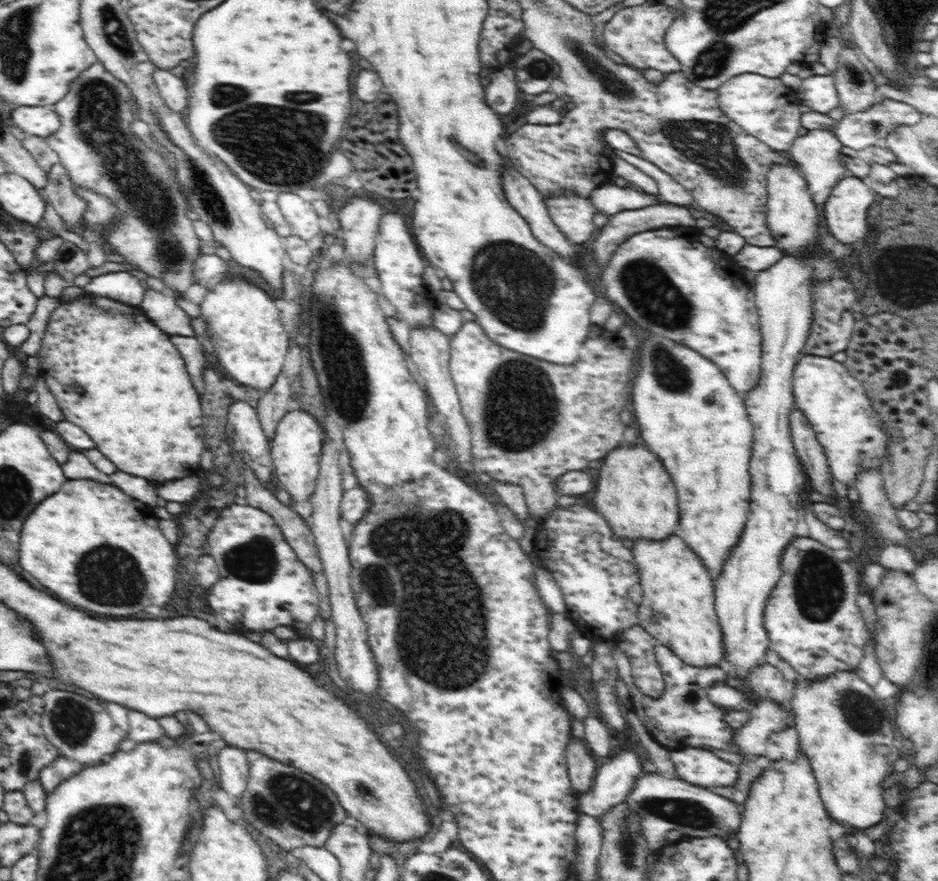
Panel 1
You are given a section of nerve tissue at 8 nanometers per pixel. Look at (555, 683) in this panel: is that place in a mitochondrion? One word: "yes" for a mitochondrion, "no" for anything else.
no

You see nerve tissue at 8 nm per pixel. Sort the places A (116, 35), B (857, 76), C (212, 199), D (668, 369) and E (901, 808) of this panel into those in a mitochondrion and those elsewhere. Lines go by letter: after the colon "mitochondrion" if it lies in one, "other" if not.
A: mitochondrion
B: mitochondrion
C: mitochondrion
D: mitochondrion
E: other

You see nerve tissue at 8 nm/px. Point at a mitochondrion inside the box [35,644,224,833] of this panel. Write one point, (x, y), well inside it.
(72, 721)

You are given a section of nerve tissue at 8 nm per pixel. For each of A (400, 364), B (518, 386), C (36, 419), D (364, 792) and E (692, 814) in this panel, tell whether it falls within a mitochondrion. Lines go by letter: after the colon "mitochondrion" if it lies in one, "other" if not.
A: other
B: mitochondrion
C: other
D: mitochondrion
E: mitochondrion

